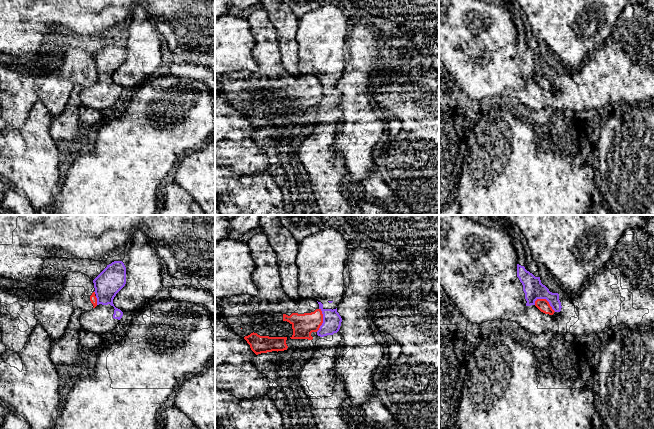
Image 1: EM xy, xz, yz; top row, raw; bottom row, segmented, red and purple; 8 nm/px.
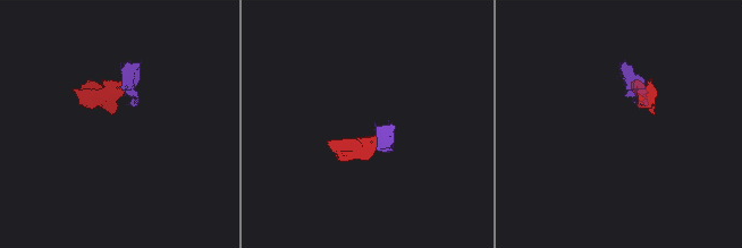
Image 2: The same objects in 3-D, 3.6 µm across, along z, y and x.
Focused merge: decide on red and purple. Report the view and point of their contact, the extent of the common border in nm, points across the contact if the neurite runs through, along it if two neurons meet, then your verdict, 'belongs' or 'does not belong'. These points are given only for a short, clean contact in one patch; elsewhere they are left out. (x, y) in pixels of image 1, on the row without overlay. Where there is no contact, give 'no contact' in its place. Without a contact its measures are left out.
meets red in yz at (546, 76); contact 190 nm long; border along yz (534, 77), (545, 75), (555, 87); does not belong

